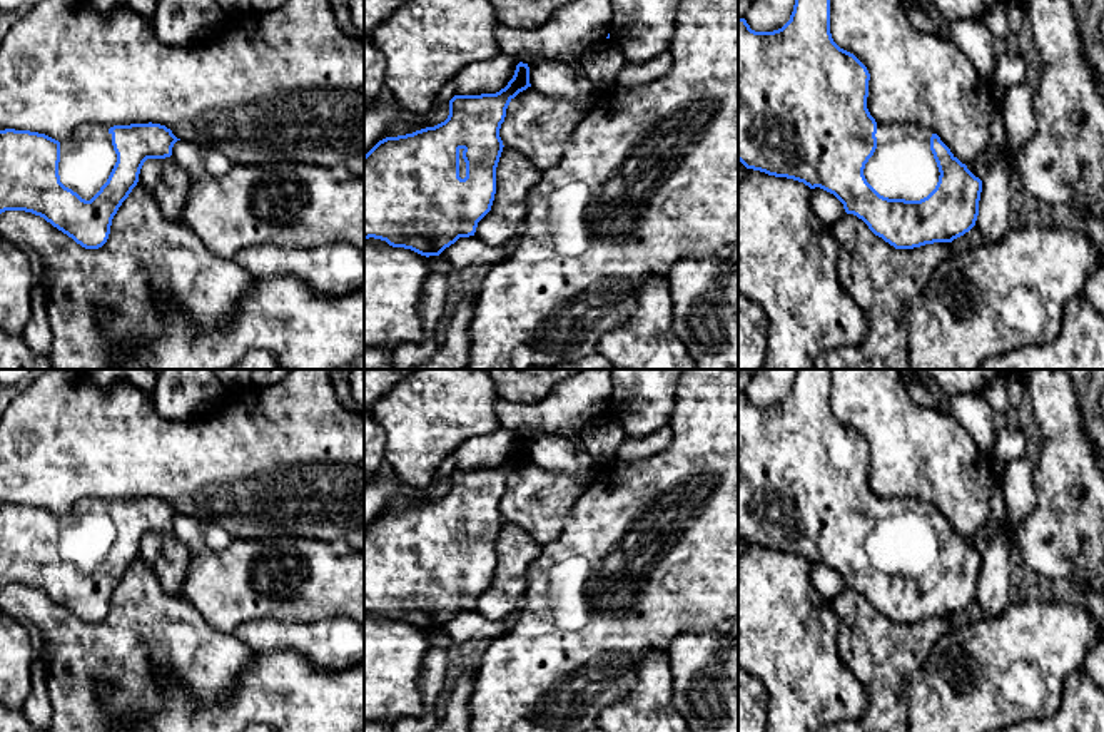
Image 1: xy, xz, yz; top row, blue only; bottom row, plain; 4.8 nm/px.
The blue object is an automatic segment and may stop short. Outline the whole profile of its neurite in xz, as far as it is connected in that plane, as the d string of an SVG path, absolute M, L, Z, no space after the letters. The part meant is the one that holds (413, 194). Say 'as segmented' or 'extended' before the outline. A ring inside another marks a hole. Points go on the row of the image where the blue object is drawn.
extended; M519 62L499 92L454 95L444 122L379 140L364 155L364 241L381 239L429 257L439 256L459 237L474 236L494 201L496 167L504 147L499 129L506 109L528 87L529 67Z

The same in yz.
extended; M795 0L790 20L773 32L755 32L745 18L738 18L738 160L753 170L775 177L803 182L810 189L820 187L833 194L847 214L862 219L869 229L895 249L914 249L934 242L952 242L969 232L979 216L982 180L962 164L937 134L910 122L877 124L867 109L870 74L867 67L850 52L840 48L830 33L830 0Z

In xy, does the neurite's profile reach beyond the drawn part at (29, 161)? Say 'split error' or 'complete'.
split error

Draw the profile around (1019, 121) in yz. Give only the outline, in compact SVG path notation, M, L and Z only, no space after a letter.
M1024 82L1012 85L1004 95L1004 125L1007 132L1005 145L1015 154L1037 130L1032 109L1032 87Z

